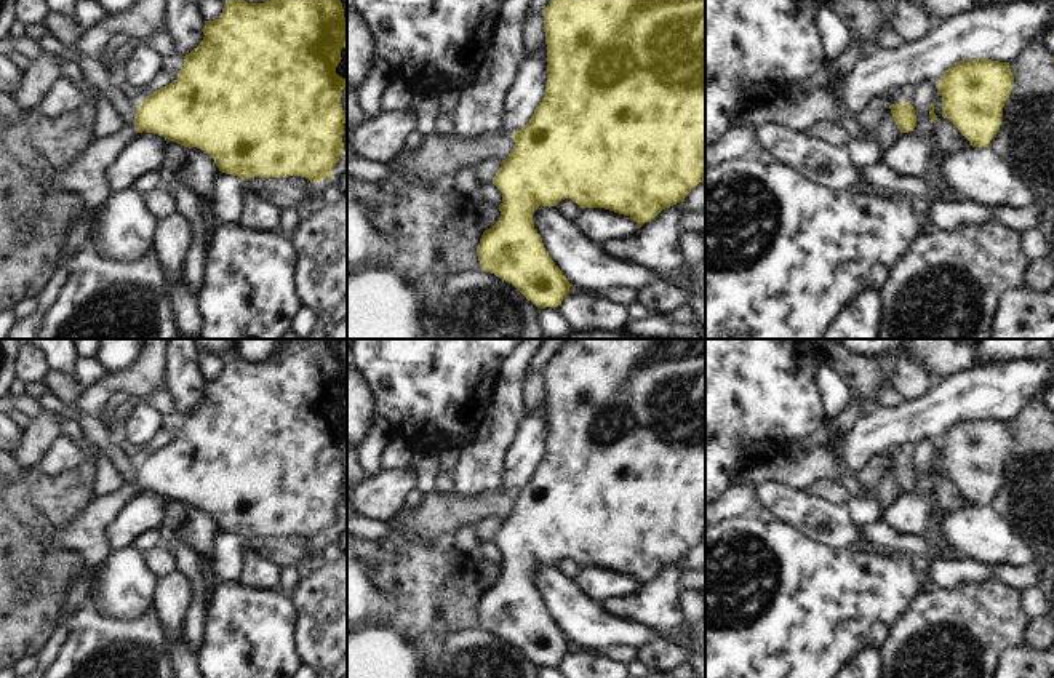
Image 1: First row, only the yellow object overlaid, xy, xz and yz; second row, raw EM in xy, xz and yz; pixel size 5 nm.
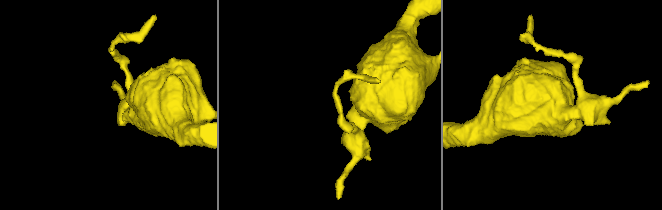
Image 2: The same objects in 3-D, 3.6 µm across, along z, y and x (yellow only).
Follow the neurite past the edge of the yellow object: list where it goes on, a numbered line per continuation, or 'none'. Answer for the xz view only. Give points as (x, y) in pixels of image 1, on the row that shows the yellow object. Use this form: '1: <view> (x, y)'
none

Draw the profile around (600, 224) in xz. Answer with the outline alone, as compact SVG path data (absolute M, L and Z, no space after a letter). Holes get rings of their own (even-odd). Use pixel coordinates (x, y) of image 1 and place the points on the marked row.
M582 208L573 219L597 243L611 237L627 237L638 227L630 216L605 208Z

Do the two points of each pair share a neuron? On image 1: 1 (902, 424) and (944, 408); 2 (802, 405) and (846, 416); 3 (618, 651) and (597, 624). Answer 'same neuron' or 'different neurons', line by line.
1: same neuron
2: different neurons
3: different neurons

